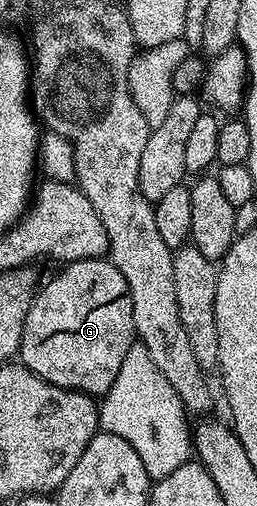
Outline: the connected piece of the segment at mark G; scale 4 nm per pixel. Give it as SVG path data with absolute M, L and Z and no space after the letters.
M106 258L71 262L59 270L62 271L46 287L43 285L35 293L22 333L20 361L33 374L60 388L78 390L91 396L104 396L120 373L120 364L124 364L128 348L136 342L130 289L114 263Z

